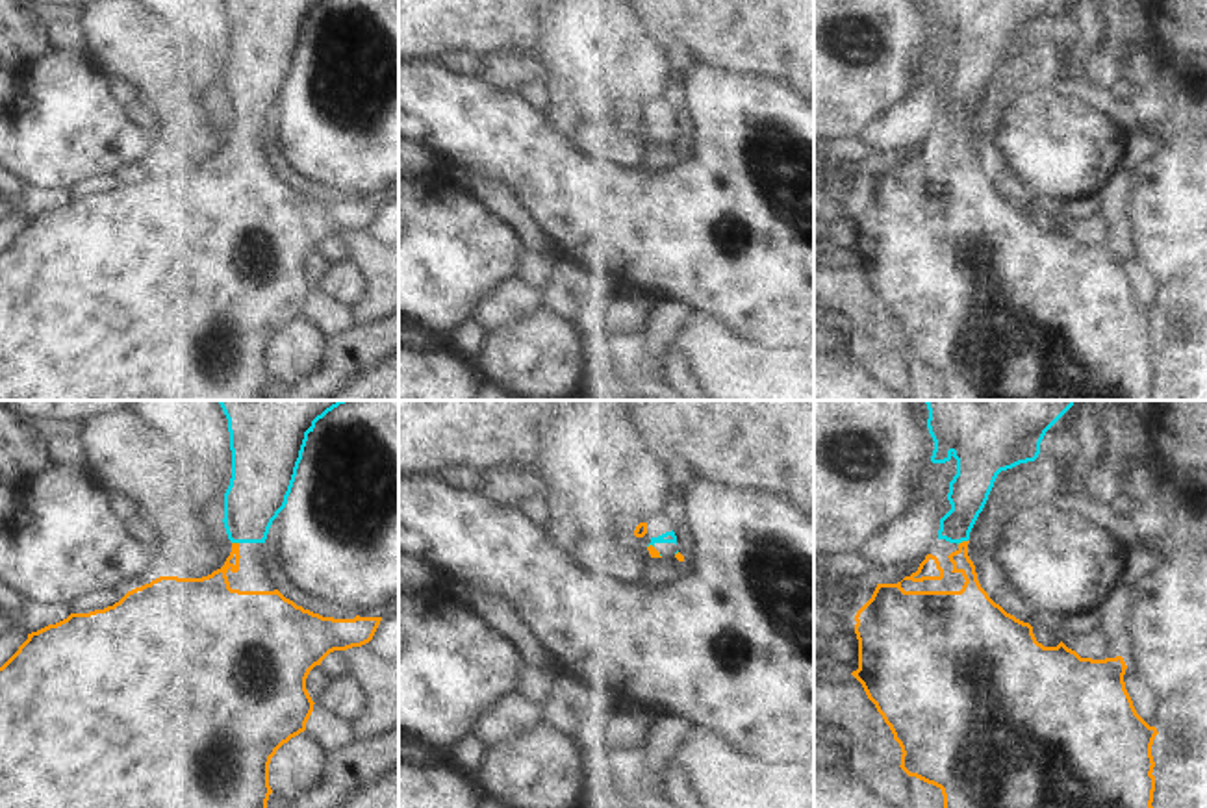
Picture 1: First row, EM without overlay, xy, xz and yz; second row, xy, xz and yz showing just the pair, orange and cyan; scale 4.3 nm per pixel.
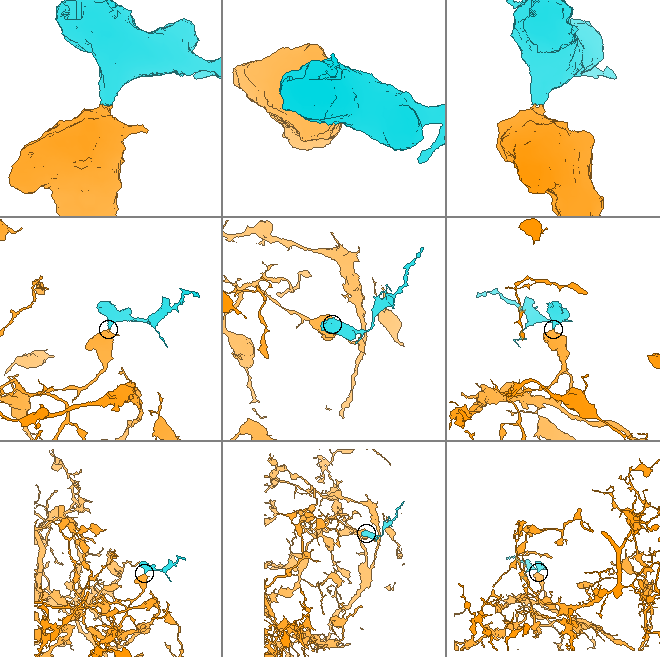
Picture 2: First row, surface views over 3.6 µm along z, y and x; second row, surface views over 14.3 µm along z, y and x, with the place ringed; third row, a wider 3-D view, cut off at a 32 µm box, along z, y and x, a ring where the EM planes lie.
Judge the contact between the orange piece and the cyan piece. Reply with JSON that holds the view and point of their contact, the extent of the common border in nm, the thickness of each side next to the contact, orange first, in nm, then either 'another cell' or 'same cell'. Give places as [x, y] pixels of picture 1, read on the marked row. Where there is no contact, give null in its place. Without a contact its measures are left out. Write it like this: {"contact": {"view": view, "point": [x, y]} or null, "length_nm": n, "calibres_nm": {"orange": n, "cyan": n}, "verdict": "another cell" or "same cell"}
{"contact": {"view": "yz", "point": [963, 542]}, "length_nm": 50, "calibres_nm": {"orange": 120, "cyan": 180}, "verdict": "same cell"}

